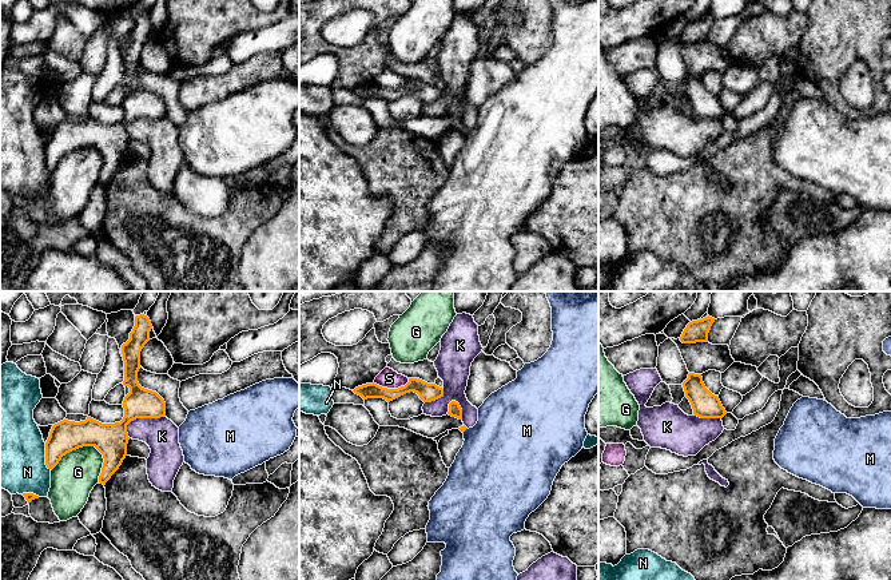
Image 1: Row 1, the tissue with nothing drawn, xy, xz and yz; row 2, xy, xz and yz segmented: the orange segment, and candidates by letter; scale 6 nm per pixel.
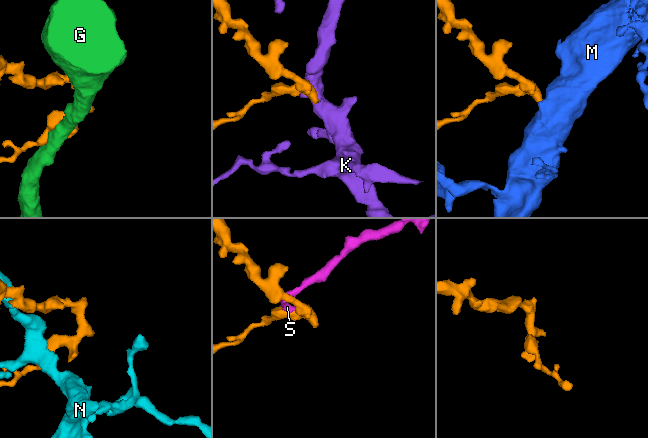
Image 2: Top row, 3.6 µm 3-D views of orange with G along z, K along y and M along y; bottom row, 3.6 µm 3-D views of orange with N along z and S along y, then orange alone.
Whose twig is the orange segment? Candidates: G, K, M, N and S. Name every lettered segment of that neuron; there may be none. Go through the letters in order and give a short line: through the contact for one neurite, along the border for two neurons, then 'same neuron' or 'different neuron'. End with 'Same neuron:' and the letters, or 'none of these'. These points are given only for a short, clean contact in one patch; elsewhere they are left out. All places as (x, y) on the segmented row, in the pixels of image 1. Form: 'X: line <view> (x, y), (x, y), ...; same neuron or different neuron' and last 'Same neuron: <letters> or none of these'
G: different neuron
K: line xy (163, 416), (134, 418), (127, 425), (127, 436); different neuron
M: line xz (464, 428), (464, 430), (498, 453); same neuron
N: different neuron
S: line xz (409, 378), (397, 388), (382, 388), (373, 382); different neuron
Same neuron: M

